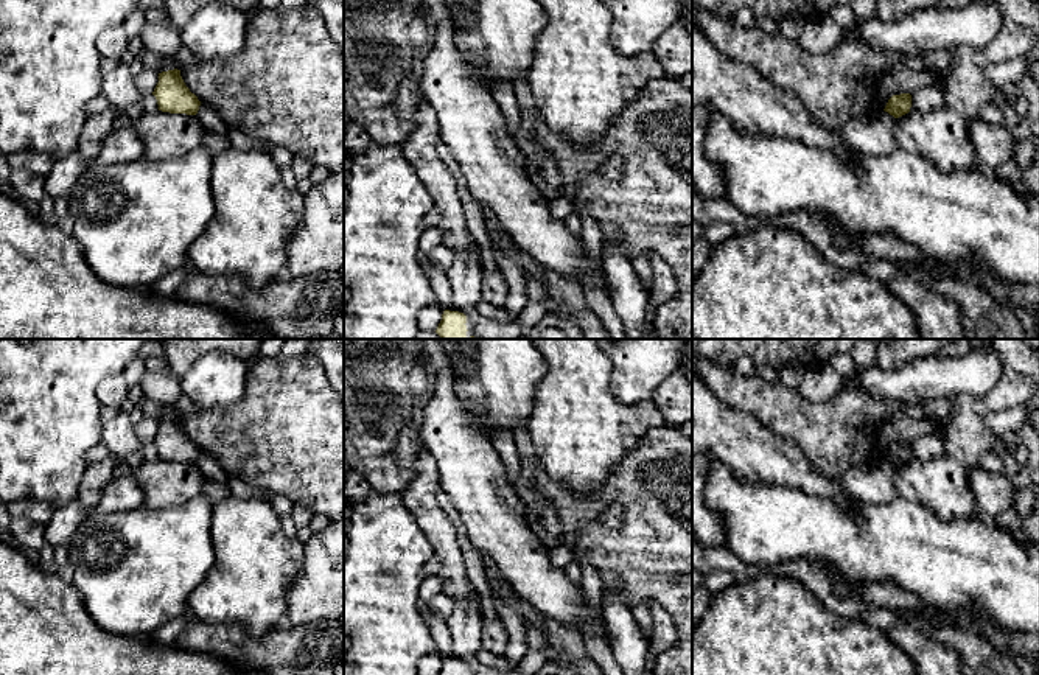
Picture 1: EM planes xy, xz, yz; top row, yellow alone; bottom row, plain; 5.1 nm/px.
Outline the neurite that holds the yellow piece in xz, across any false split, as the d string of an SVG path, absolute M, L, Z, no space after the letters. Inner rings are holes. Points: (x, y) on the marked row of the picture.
M445 310L436 330L442 339L476 339L473 336L473 322L459 311Z

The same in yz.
M901 93L901 95L893 95L888 100L883 110L888 112L890 115L893 115L894 118L899 118L899 117L908 114L910 107L911 107L911 95Z

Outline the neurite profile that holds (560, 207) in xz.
M566 196L547 199L547 205L552 218L561 222L565 222L566 216L574 212L574 204Z

